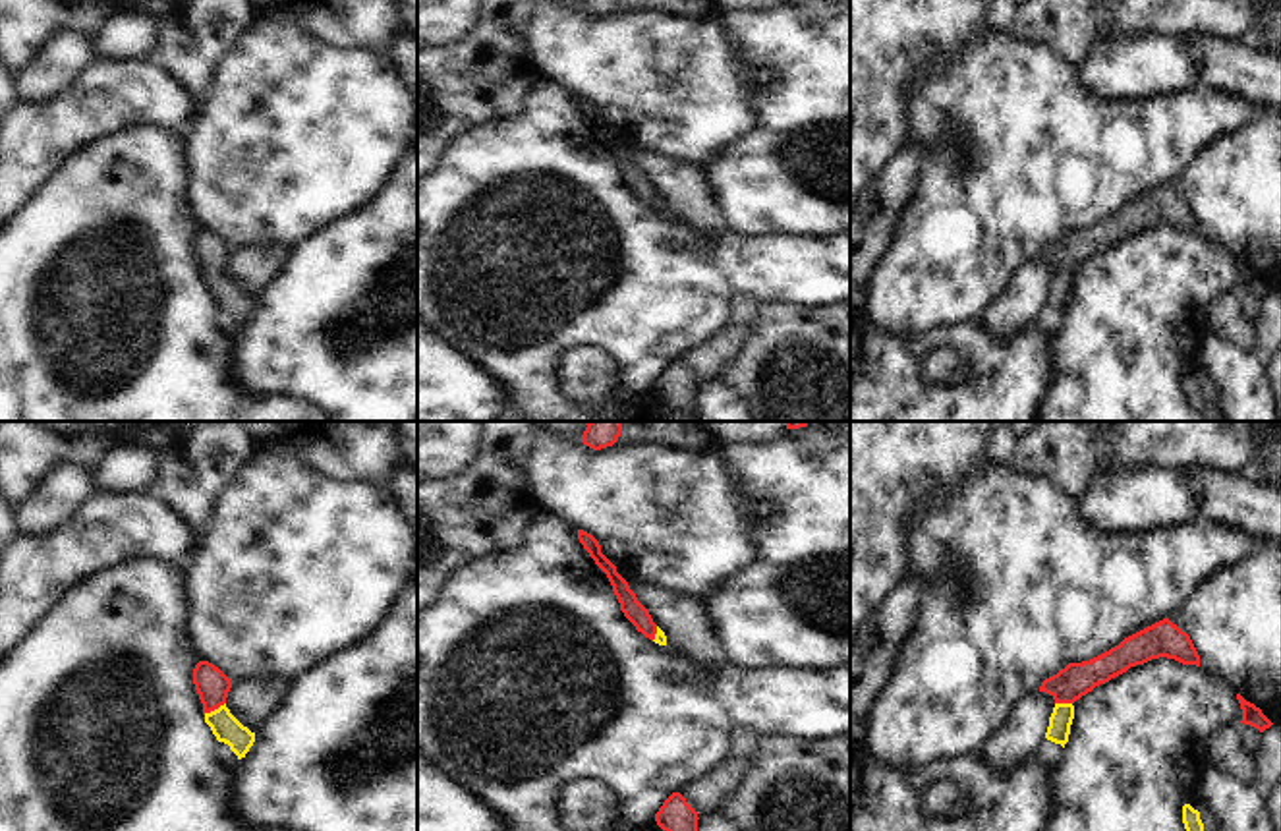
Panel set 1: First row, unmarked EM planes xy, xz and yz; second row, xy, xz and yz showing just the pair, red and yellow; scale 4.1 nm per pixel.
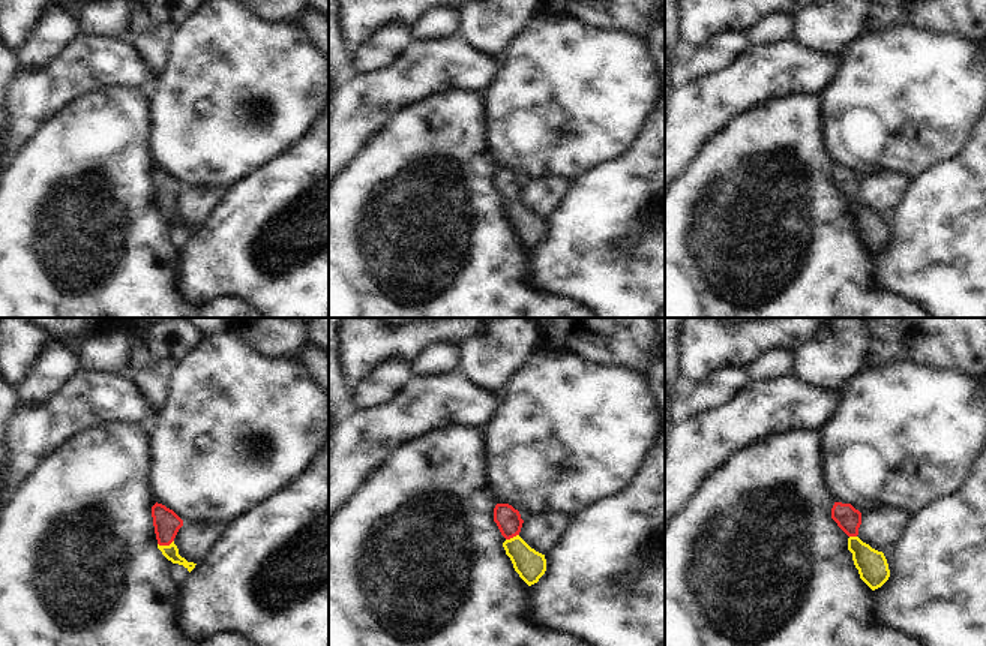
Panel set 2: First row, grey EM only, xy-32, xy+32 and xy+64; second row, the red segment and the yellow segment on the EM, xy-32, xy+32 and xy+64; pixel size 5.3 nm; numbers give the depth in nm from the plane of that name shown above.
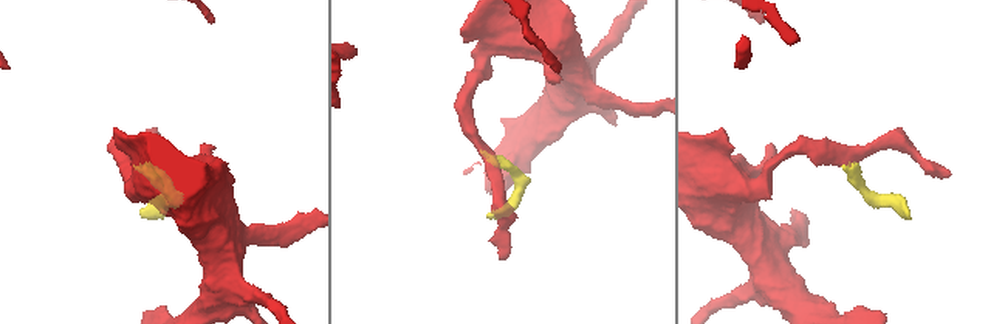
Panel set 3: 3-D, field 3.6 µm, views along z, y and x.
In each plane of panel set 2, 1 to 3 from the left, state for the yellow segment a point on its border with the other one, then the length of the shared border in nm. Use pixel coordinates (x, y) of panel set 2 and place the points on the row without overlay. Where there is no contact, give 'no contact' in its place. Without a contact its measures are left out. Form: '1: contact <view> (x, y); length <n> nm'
1: contact xy-32 (165, 209); length 90 nm
2: contact xy+32 (512, 201); length 80 nm
3: contact xy+64 (853, 200); length 40 nm

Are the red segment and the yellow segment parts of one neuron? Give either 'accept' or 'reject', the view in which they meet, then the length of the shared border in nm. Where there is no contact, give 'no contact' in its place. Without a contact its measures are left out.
accept; contact in xy; length 100 nm

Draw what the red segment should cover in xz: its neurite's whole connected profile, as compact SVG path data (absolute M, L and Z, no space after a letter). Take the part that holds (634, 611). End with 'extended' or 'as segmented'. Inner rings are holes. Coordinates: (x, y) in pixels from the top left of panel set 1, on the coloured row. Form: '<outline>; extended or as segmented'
M578 530L578 539L584 545L584 549L589 553L589 557L595 560L595 564L607 574L624 616L645 638L649 638L659 645L667 645L665 632L653 622L649 611L638 601L628 582L616 572L616 566L601 553L599 541L584 530Z; extended

